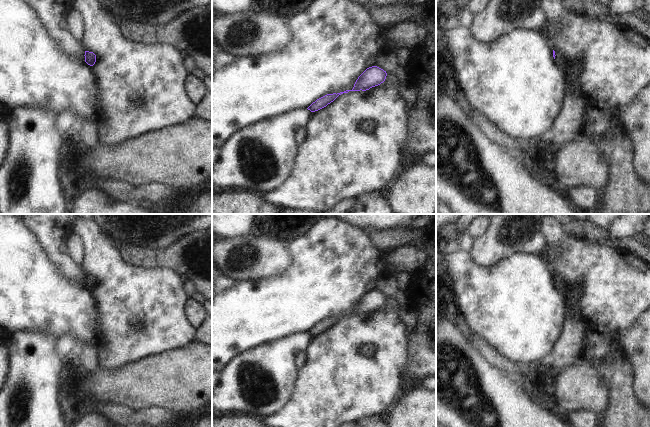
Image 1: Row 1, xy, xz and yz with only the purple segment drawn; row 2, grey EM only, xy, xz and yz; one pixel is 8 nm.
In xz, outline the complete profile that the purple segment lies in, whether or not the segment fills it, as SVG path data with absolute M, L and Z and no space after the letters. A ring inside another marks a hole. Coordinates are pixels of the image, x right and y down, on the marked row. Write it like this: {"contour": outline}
{"contour": "M377 66L369 67L358 77L352 90L346 90L344 92L340 92L337 94L336 93L327 94L317 99L307 109L310 110L311 112L315 112L326 107L328 104L333 102L339 95L343 93L348 93L349 91L369 90L370 88L378 86L381 83L383 83L386 79L386 76L387 73L383 69Z"}

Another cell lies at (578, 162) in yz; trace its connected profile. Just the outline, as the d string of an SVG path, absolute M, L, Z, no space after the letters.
M578 137L551 156L551 173L557 188L588 186L602 192L609 180L609 165L592 141Z

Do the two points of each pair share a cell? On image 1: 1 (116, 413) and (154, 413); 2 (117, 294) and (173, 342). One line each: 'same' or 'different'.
1: same
2: same

